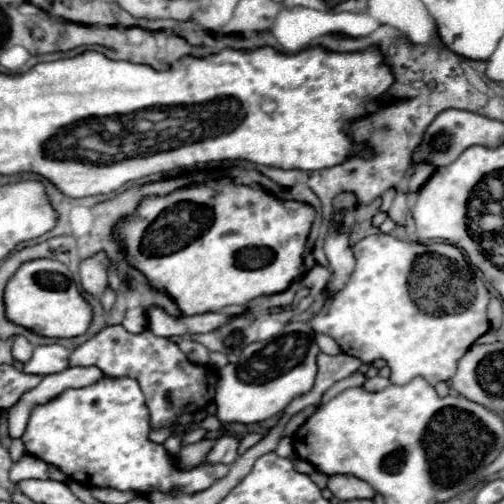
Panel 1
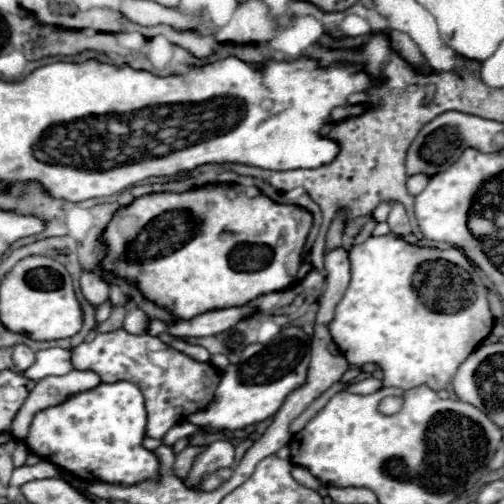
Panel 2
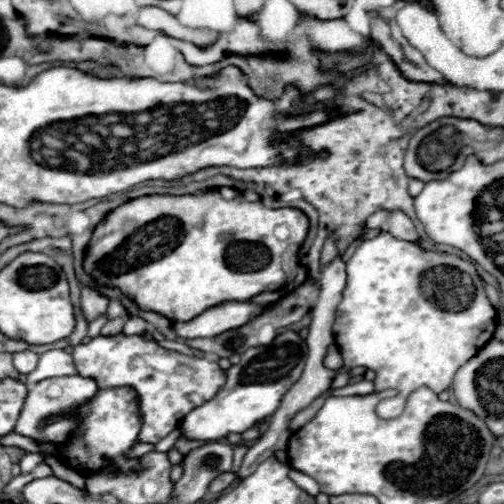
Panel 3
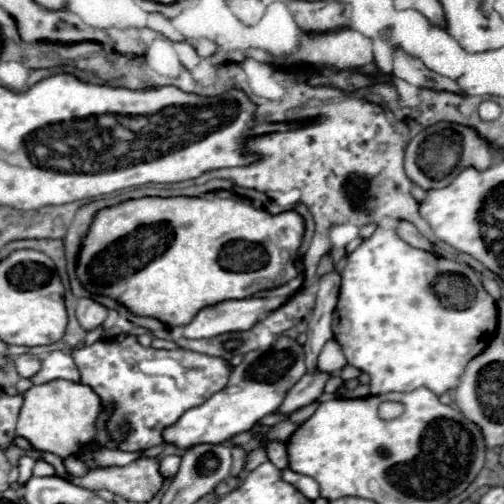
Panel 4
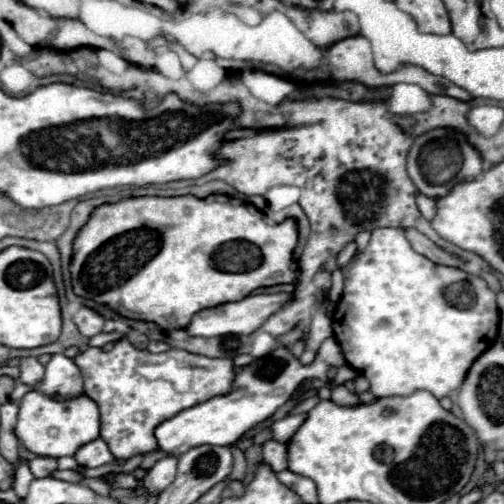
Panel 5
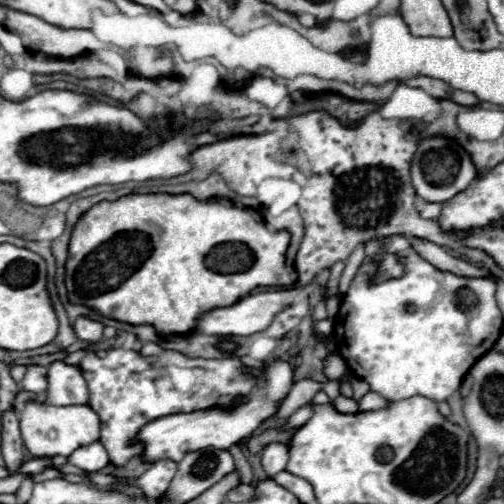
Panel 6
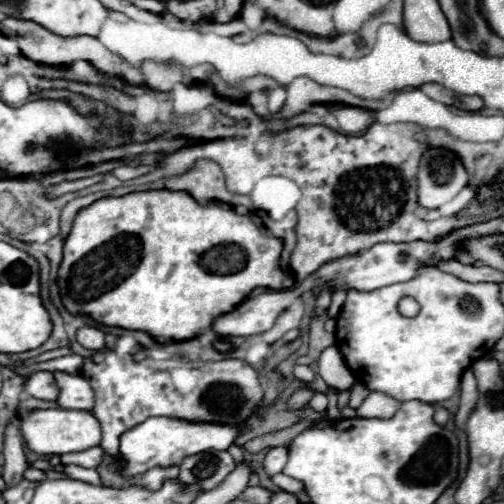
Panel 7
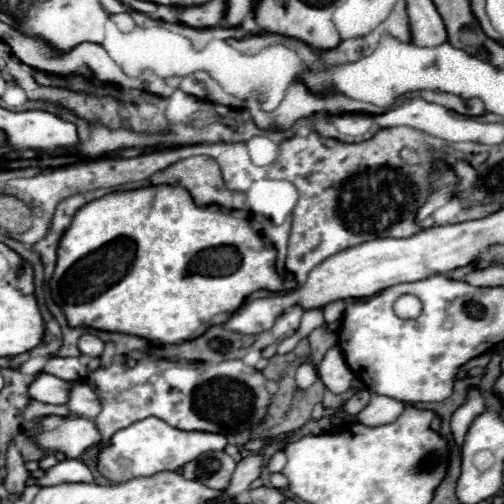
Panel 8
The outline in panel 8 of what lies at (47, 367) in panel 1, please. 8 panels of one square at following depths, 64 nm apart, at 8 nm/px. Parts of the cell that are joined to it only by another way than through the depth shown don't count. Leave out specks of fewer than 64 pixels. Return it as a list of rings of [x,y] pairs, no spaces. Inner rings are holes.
[[[84,380],[72,384],[72,388],[68,390],[66,406],[70,408],[72,414],[88,416],[88,418],[96,418],[98,412],[100,412],[98,396],[96,396],[96,392]]]

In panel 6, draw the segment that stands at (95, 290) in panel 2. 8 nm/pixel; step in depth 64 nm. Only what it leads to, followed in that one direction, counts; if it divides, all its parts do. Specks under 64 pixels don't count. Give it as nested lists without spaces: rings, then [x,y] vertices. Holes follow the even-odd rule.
[[[78,316],[74,320],[74,330],[78,334],[80,340],[88,340],[88,342],[100,342],[102,340],[102,330],[104,326],[88,316]]]

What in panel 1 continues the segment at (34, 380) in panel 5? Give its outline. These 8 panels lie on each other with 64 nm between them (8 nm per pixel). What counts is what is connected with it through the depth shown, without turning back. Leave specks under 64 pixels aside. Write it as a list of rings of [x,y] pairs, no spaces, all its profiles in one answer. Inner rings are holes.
[[[14,336],[14,344],[12,344],[12,356],[16,358],[16,360],[20,360],[20,362],[24,362],[24,360],[30,360],[30,356],[32,356],[32,350],[34,350],[34,346],[24,338],[24,336]]]

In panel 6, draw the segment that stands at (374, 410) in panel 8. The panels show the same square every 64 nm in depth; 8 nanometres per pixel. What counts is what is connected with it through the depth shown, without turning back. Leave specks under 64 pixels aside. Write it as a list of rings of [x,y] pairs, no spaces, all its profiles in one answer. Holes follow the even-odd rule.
[[[368,392],[360,400],[360,410],[376,410],[376,408],[384,408],[386,404],[388,404],[388,400],[384,400],[382,396],[376,396],[376,392]]]

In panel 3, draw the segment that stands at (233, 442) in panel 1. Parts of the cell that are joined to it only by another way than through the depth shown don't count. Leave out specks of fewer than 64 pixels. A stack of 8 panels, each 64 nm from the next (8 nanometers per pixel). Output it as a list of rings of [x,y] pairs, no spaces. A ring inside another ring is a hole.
[[[224,440],[208,442],[184,456],[184,474],[176,482],[180,500],[200,500],[208,492],[208,484],[222,472],[232,468],[232,446]]]

